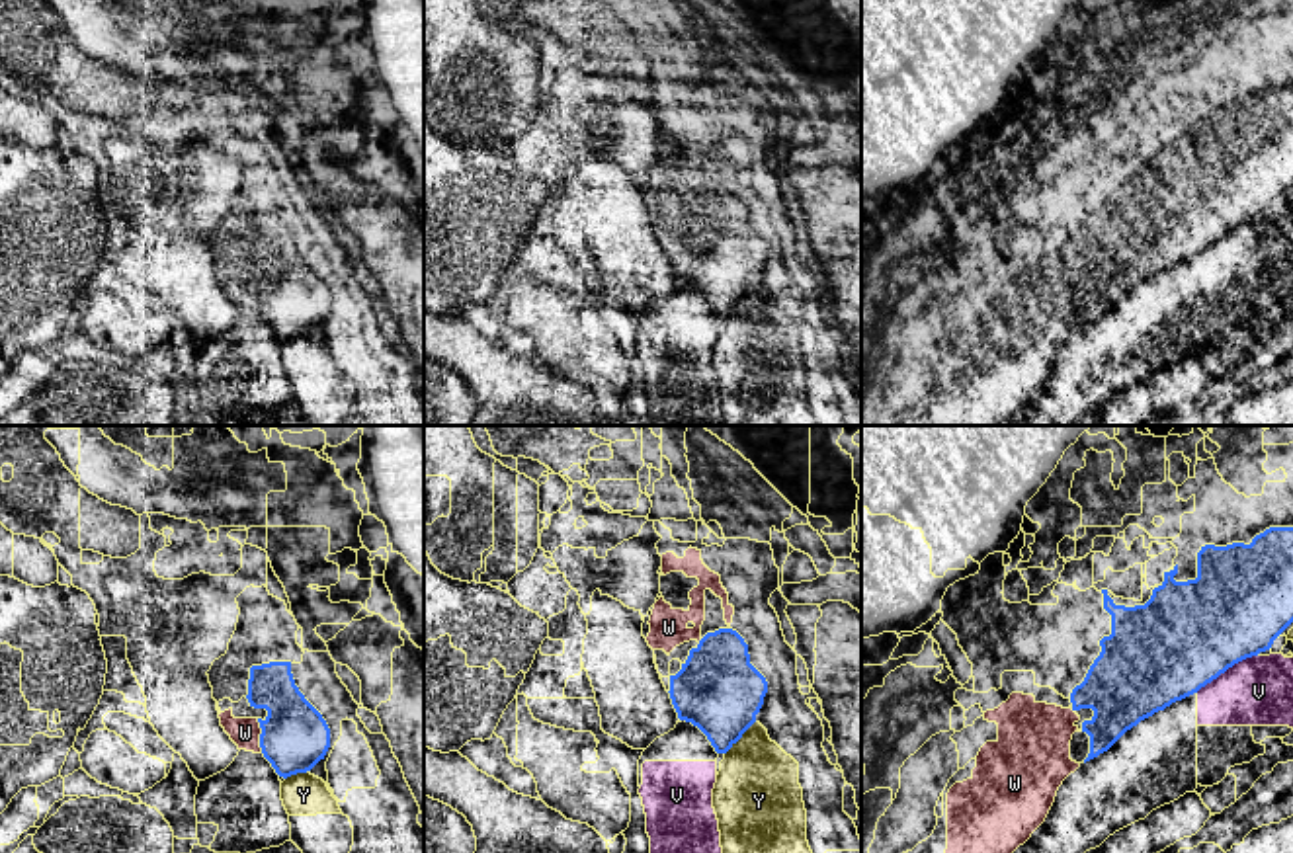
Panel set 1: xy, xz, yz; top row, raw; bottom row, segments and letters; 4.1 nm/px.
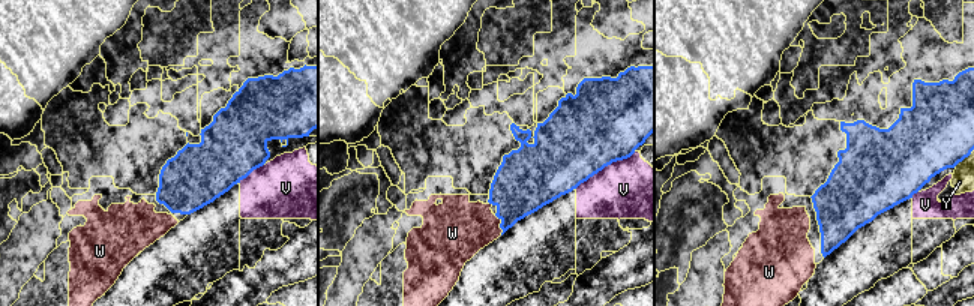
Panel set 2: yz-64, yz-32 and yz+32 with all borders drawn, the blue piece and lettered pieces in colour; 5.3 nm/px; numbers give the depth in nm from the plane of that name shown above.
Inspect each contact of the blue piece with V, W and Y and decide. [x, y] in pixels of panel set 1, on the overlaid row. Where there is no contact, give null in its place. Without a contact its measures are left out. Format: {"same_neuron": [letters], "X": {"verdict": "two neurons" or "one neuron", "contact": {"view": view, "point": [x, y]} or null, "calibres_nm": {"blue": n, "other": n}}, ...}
{"same_neuron": ["W"], "V": {"verdict": "two neurons", "contact": {"view": "yz", "point": [1225, 670]}, "calibres_nm": {"blue": 440, "other": 280}}, "W": {"verdict": "one neuron", "contact": {"view": "xy", "point": [260, 736]}, "calibres_nm": {"blue": 280, "other": 120}}, "Y": {"verdict": "two neurons", "contact": {"view": "xz", "point": [741, 736]}, "calibres_nm": {"blue": 360, "other": 360}}}

